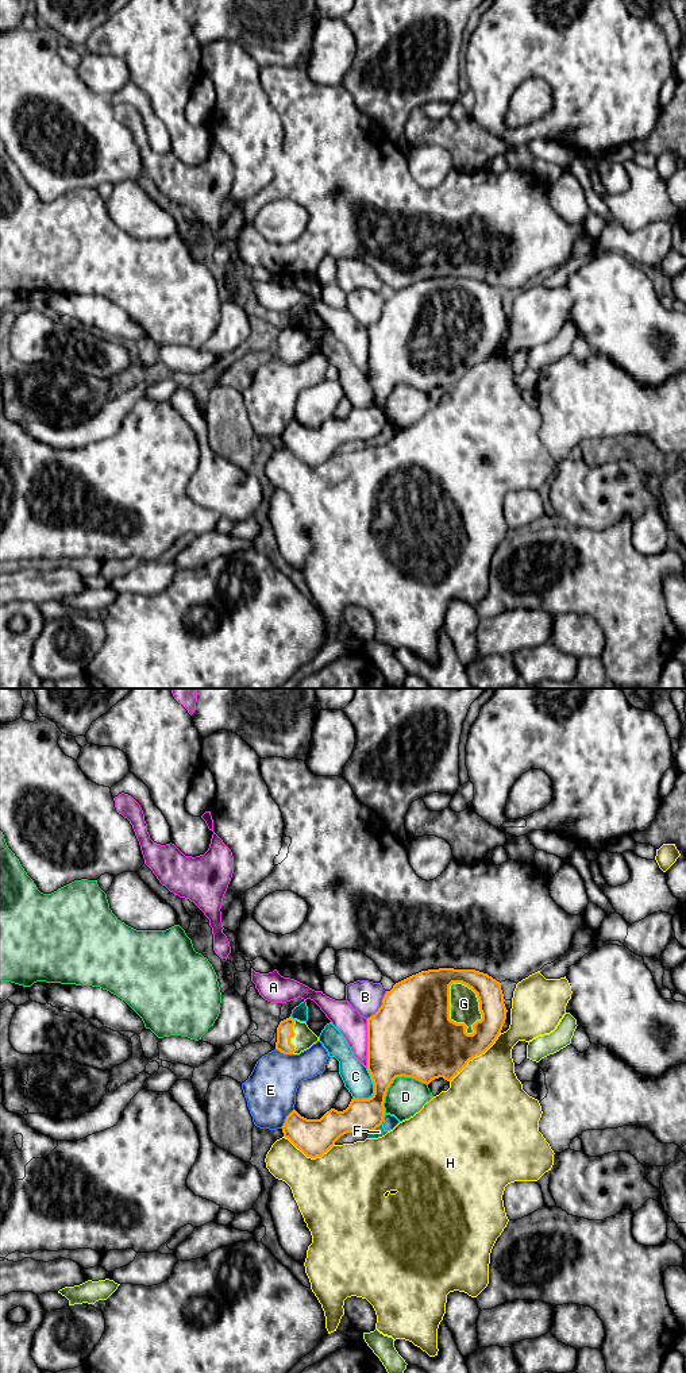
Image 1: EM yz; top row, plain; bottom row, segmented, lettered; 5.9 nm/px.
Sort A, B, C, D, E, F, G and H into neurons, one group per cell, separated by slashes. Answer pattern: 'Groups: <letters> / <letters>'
Groups: A / B / C F / D / E / G / H

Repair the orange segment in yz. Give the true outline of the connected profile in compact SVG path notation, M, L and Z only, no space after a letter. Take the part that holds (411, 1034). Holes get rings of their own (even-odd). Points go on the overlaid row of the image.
M428 969L396 983L390 991L386 991L378 1011L367 1018L367 1071L374 1084L373 1096L352 1098L346 1110L331 1108L320 1119L307 1119L293 1110L282 1126L284 1137L307 1157L316 1158L327 1153L347 1133L369 1134L375 1130L384 1122L385 1096L393 1080L404 1076L425 1084L439 1077L451 1081L470 1060L485 1053L500 1035L508 1013L504 1002L501 983L475 969Z

